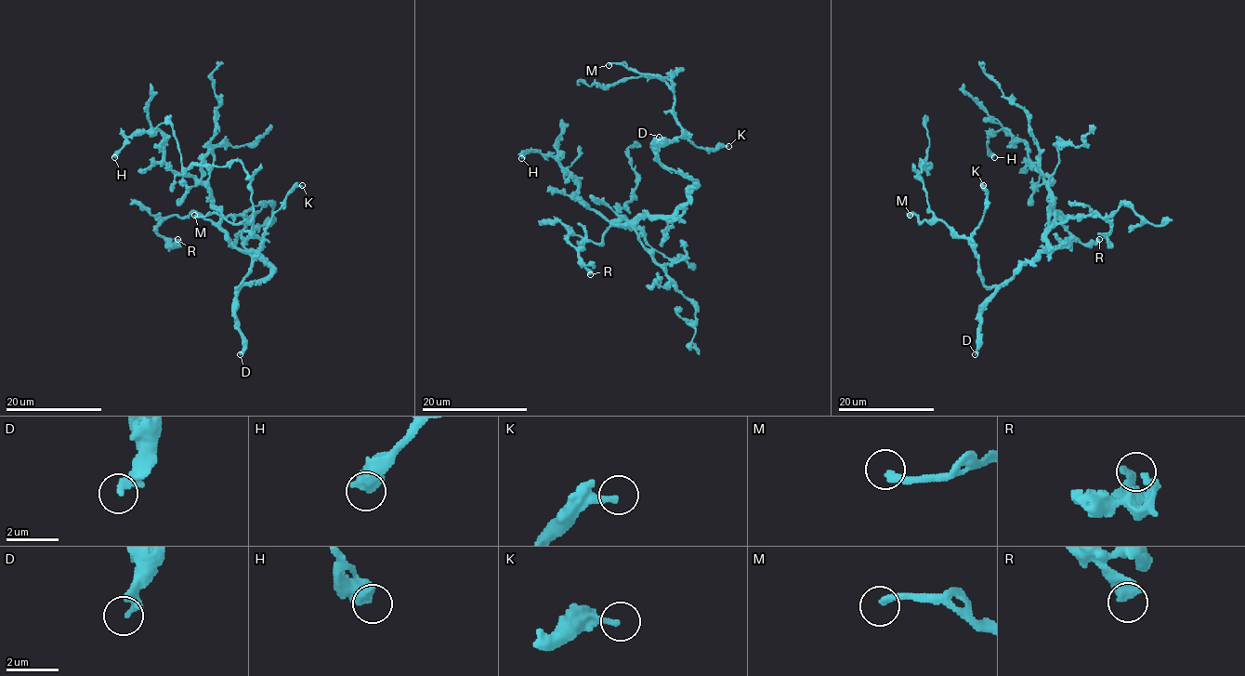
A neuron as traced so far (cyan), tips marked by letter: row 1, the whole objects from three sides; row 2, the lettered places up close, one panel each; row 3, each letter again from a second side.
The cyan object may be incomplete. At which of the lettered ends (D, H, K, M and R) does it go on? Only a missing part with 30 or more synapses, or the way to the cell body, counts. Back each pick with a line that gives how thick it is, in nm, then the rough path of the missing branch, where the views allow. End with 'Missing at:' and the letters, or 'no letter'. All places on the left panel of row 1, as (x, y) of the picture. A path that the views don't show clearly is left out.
M: calibre 260 nm; course (194, 215), (188, 218), (165, 219), (150, 215), (130, 192), (119, 187), (118, 182)
Missing at: M

